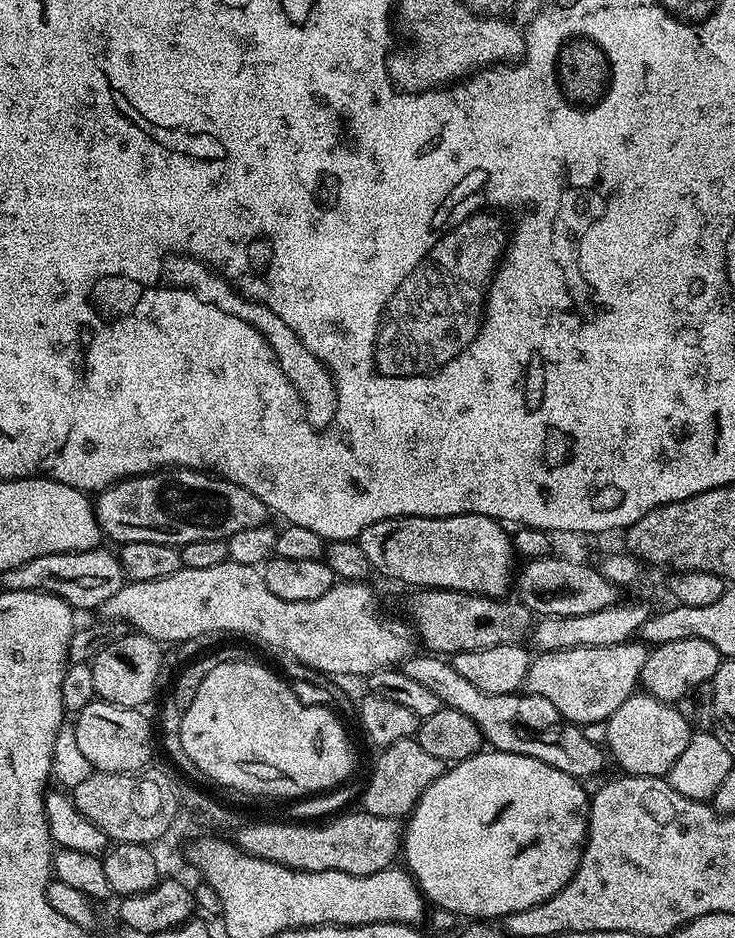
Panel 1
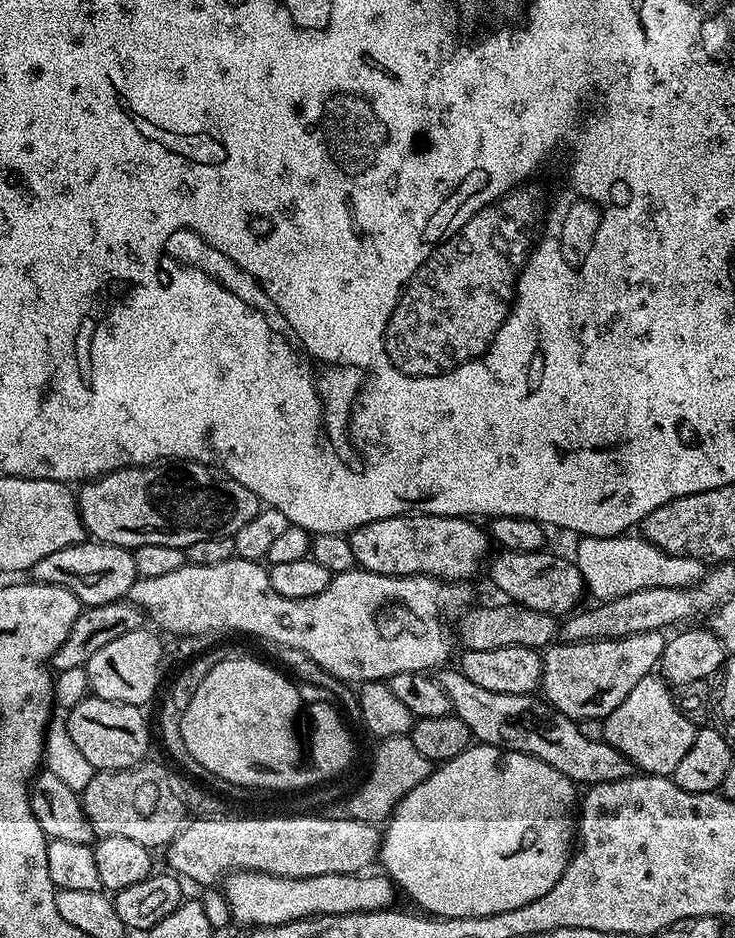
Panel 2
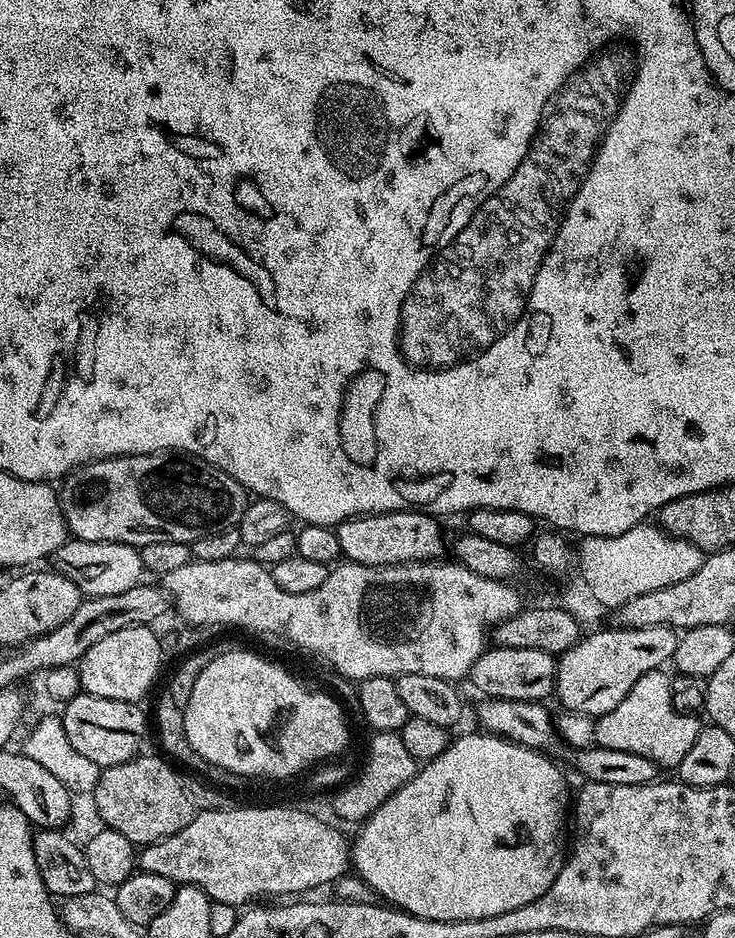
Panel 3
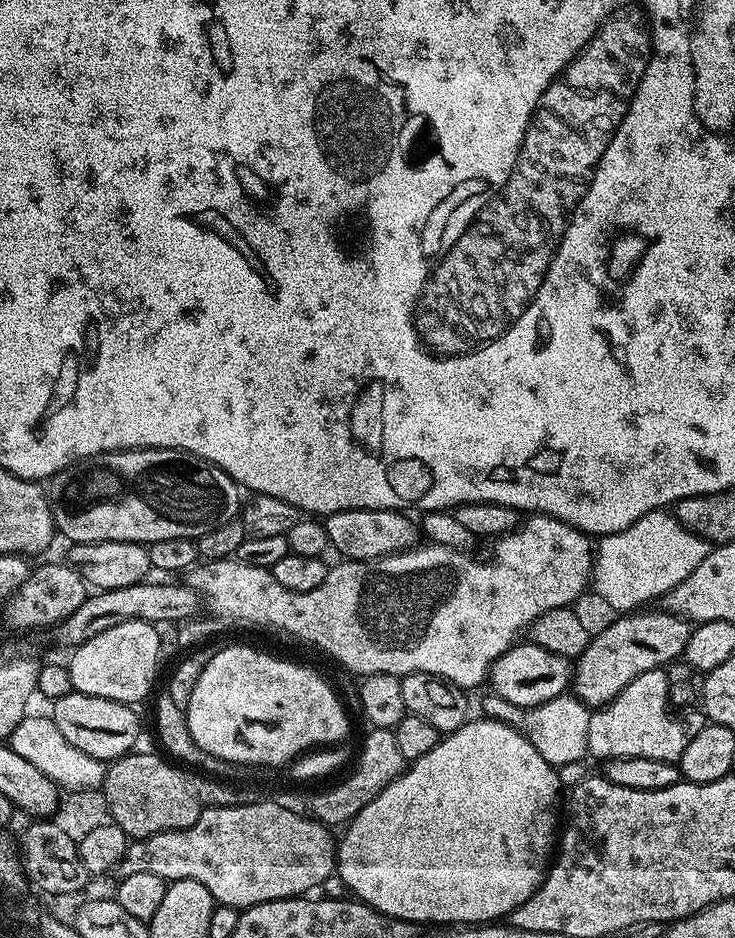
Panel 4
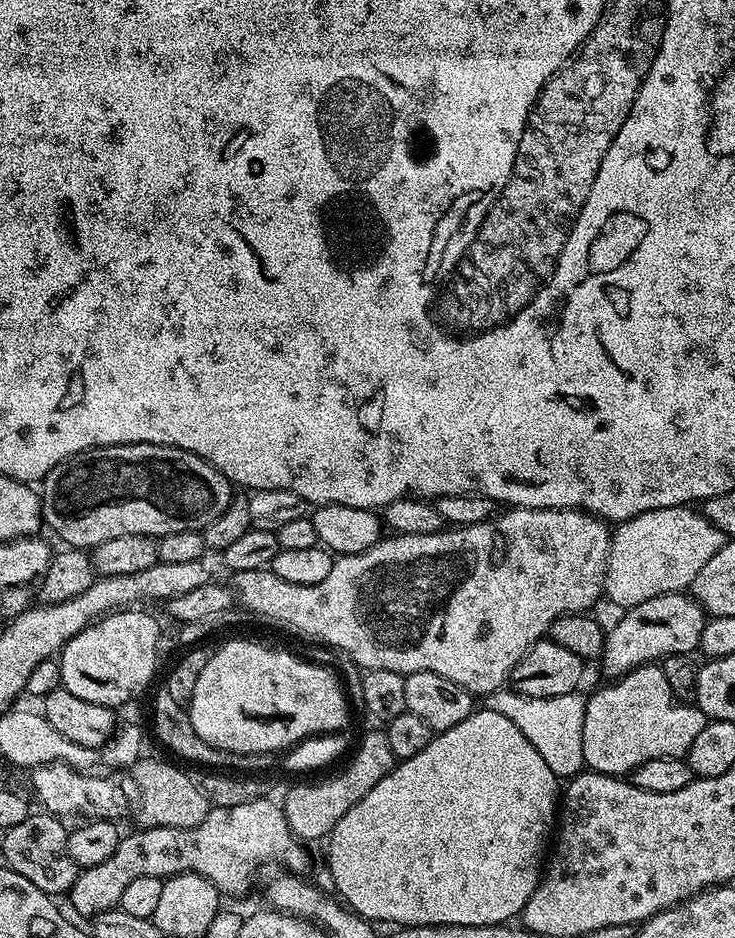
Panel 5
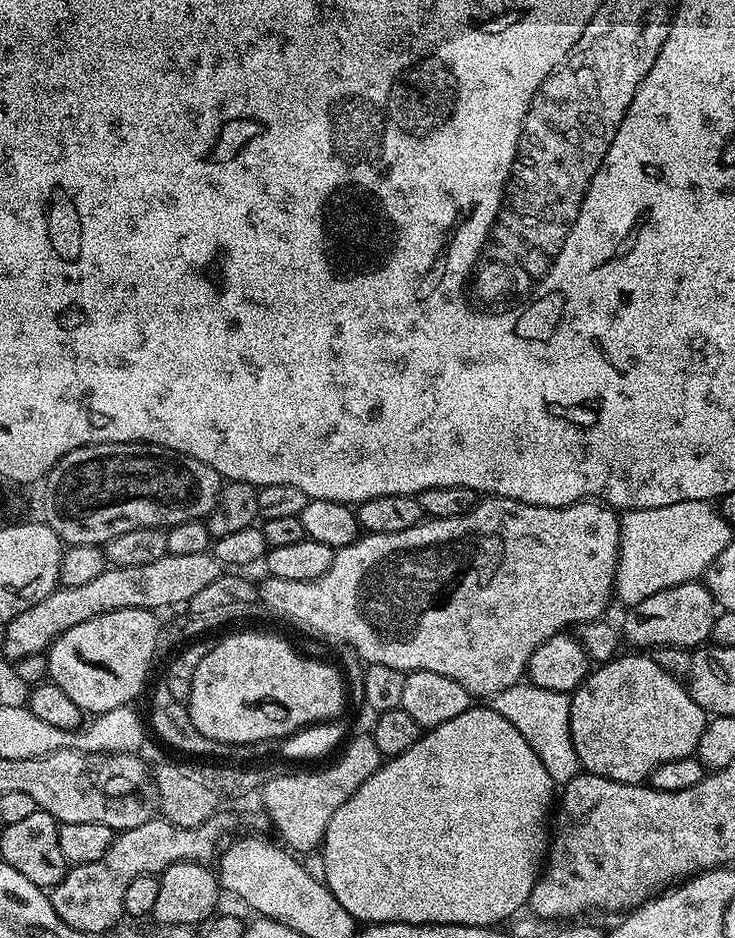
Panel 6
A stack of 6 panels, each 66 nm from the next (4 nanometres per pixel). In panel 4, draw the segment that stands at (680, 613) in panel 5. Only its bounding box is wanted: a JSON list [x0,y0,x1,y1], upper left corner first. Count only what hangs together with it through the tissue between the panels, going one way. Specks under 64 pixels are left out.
[571,610,693,710]

